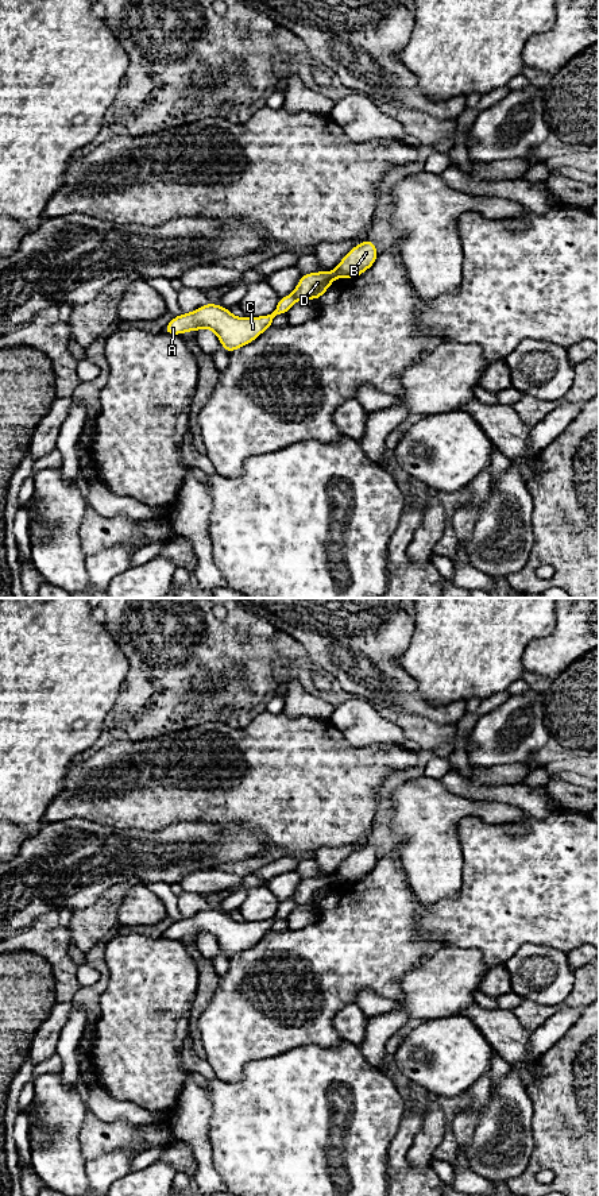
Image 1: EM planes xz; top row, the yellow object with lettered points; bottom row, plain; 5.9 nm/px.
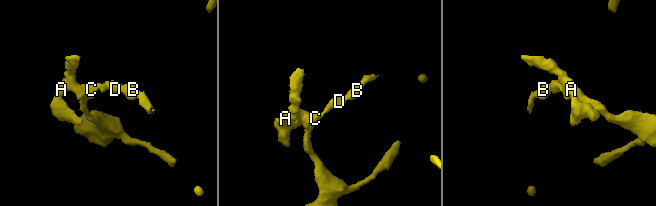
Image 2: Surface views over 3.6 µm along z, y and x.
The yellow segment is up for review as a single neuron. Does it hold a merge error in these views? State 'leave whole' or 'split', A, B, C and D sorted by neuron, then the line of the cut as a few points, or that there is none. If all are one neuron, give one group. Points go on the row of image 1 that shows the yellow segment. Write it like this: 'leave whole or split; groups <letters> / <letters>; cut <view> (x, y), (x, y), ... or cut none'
split; groups A C D / B; cut xz (331, 273), (335, 277)

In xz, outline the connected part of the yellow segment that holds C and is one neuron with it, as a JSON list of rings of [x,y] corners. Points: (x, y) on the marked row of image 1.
[[[329,271],[302,274],[295,290],[279,297],[275,310],[260,317],[236,317],[228,308],[216,304],[206,304],[194,312],[173,317],[163,332],[181,335],[189,331],[212,329],[220,344],[228,354],[258,339],[264,329],[273,327],[277,315],[287,315],[293,304],[301,300],[318,300],[332,285],[335,275]]]

